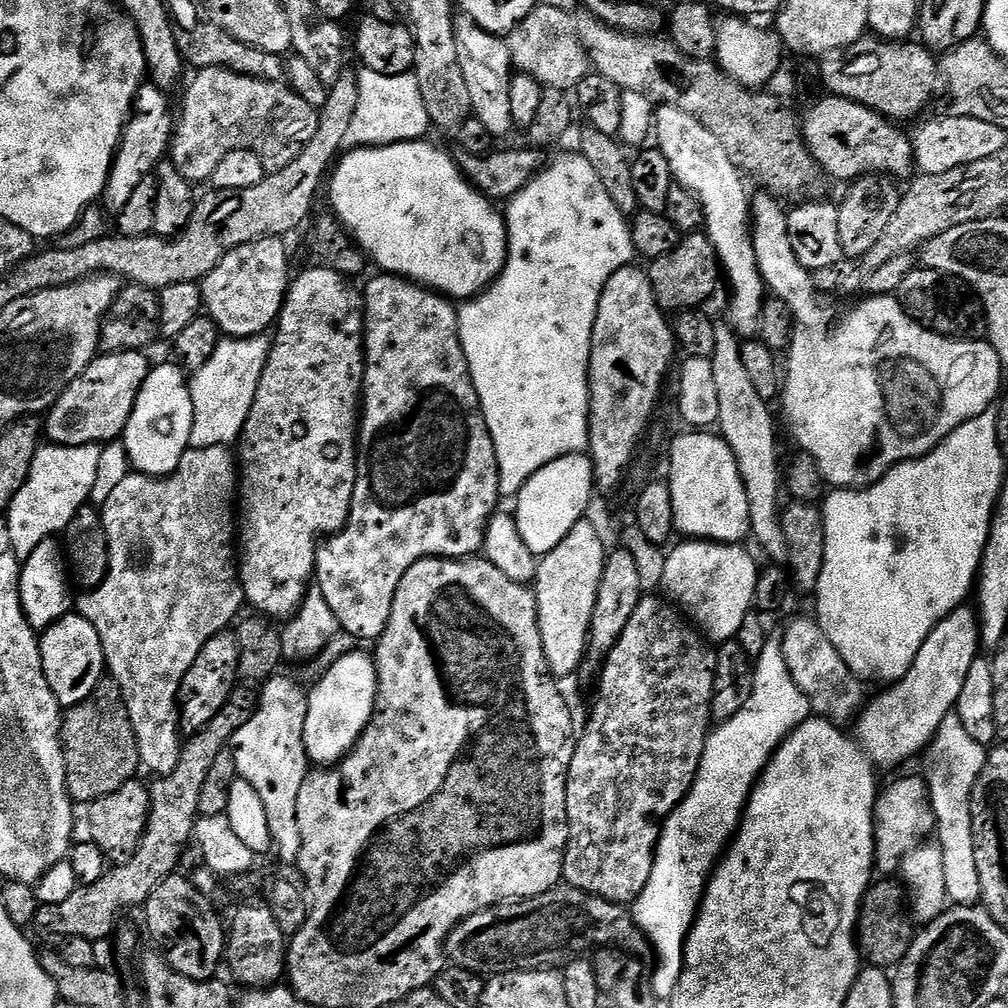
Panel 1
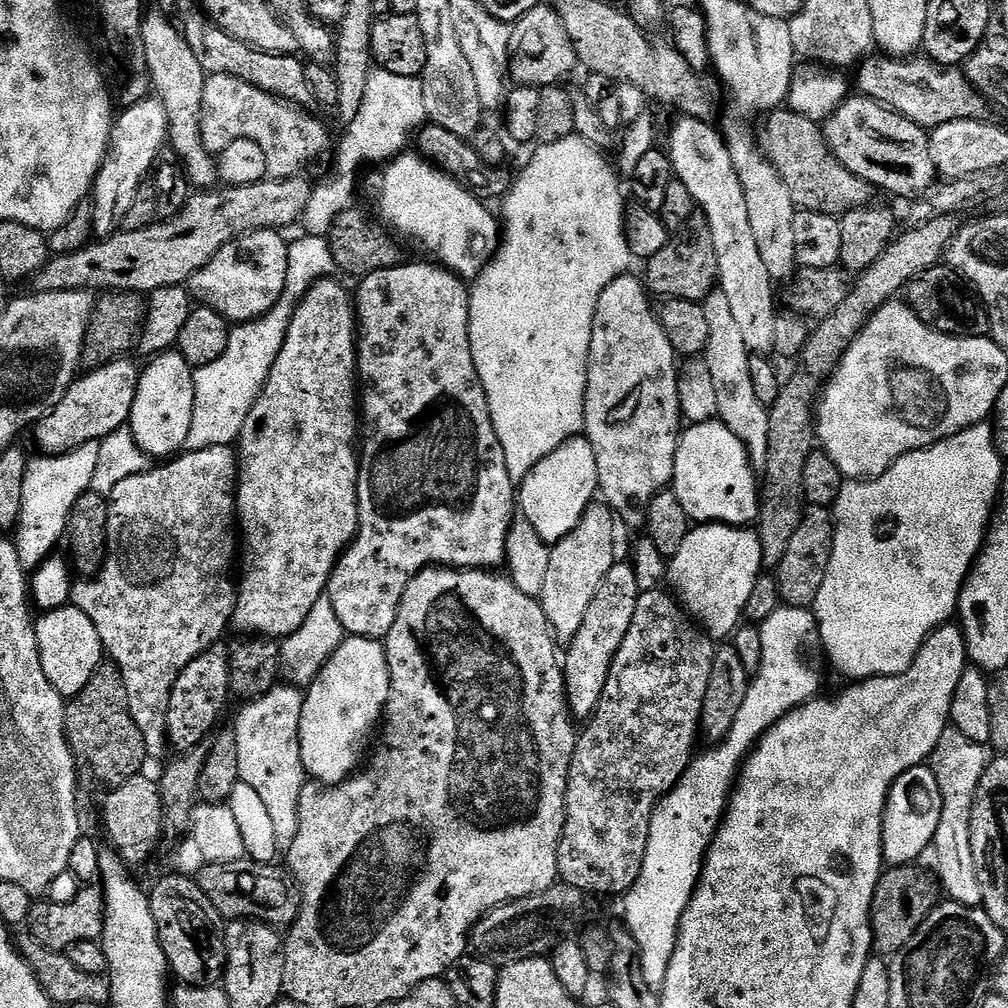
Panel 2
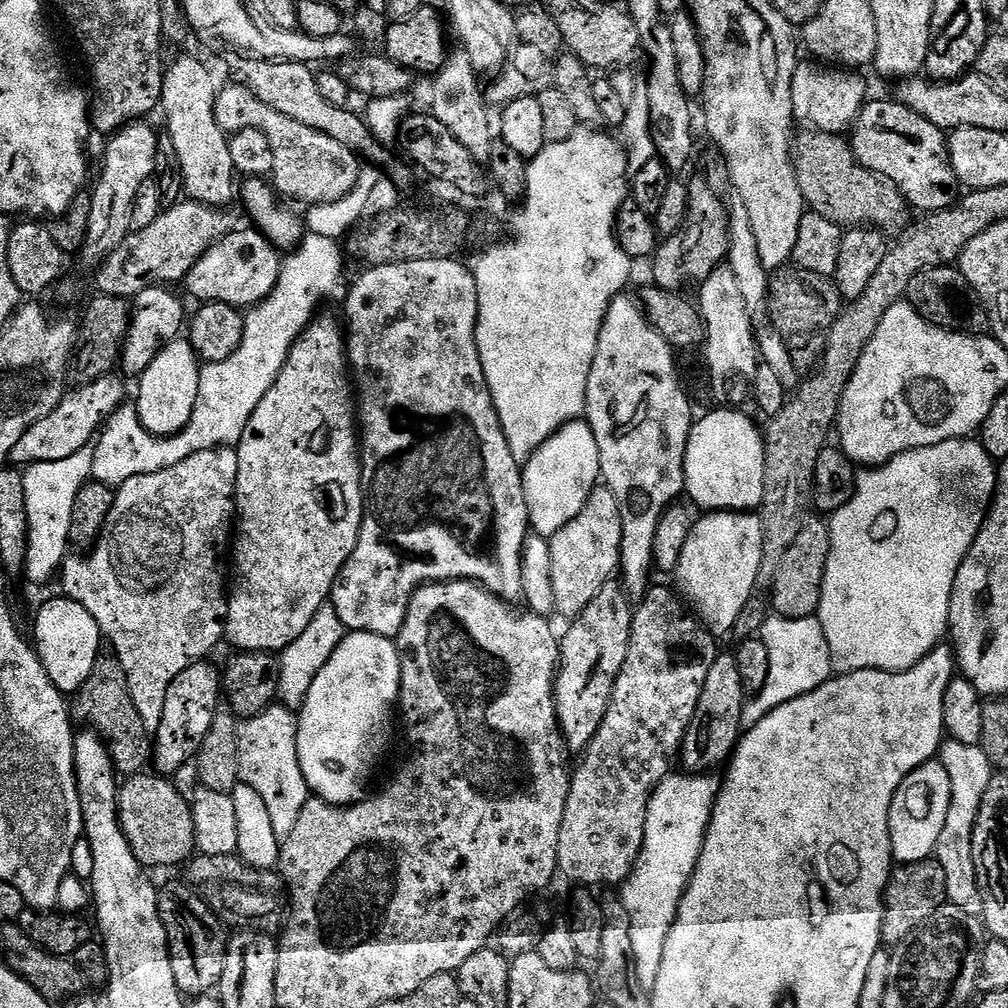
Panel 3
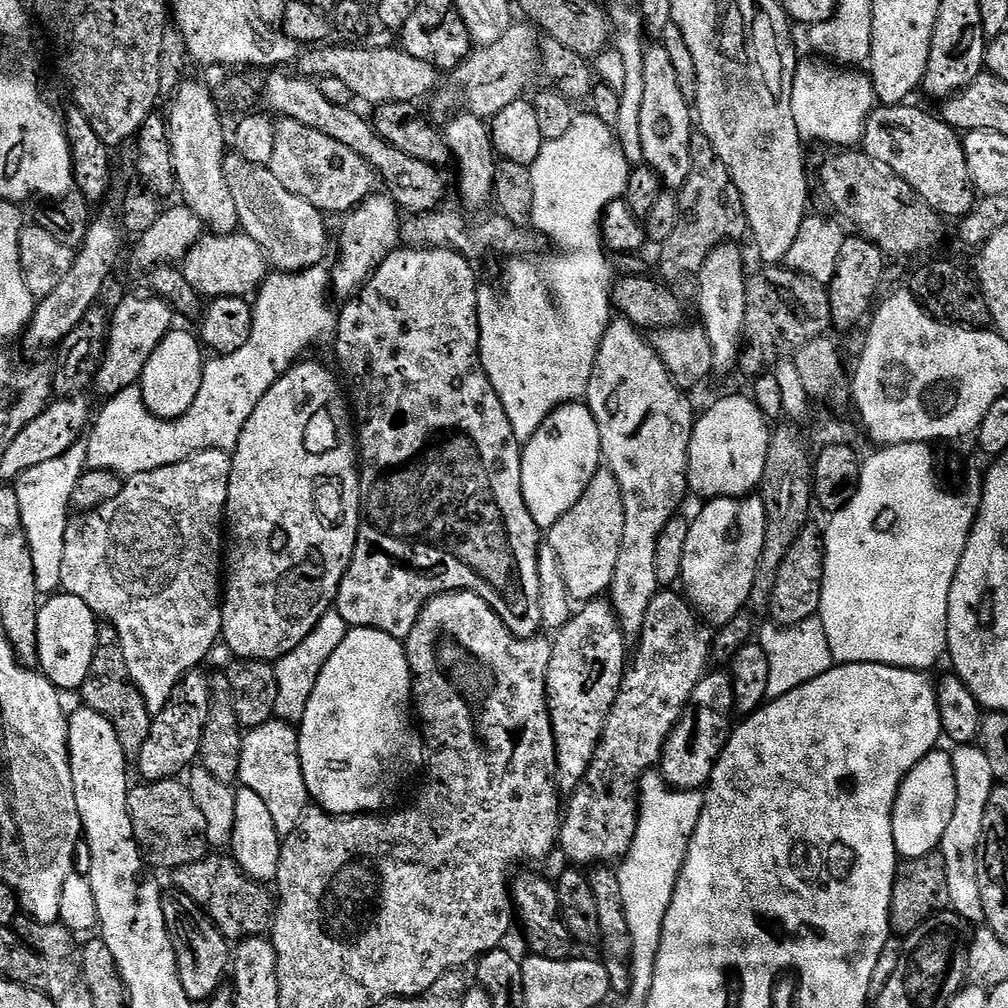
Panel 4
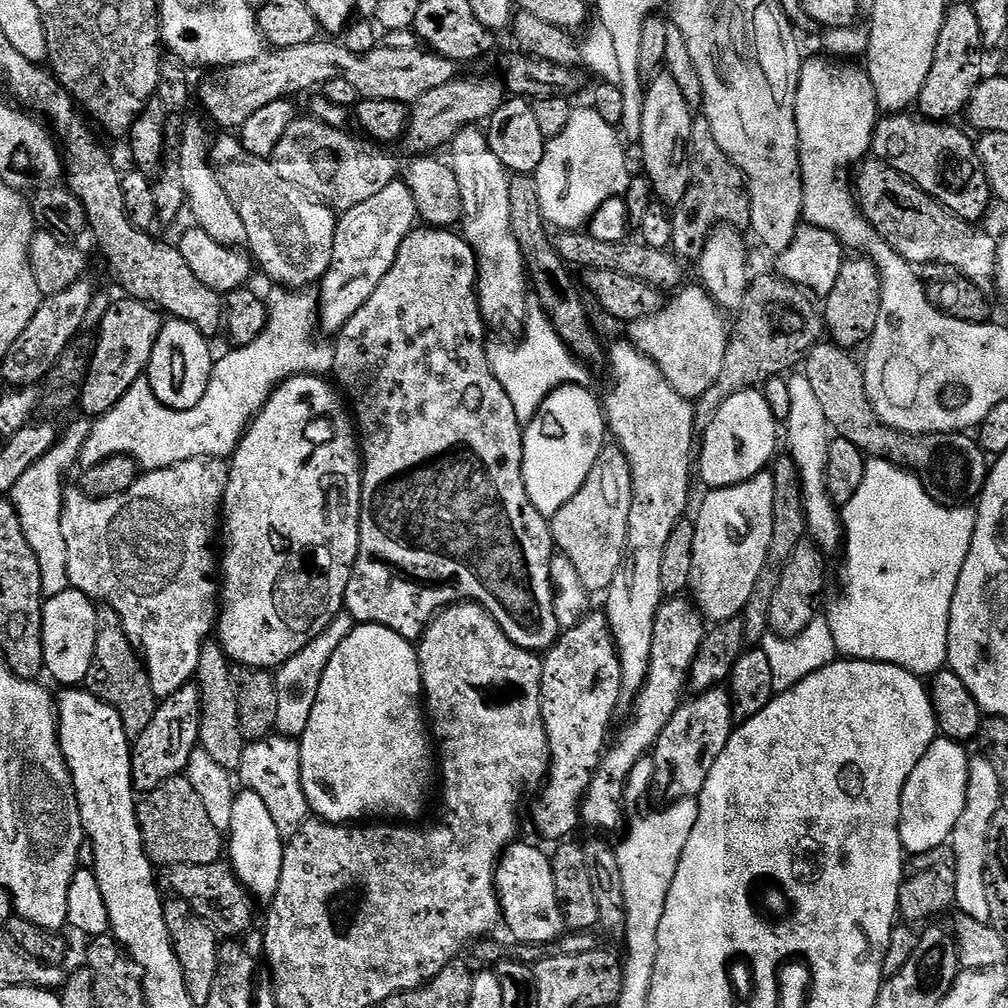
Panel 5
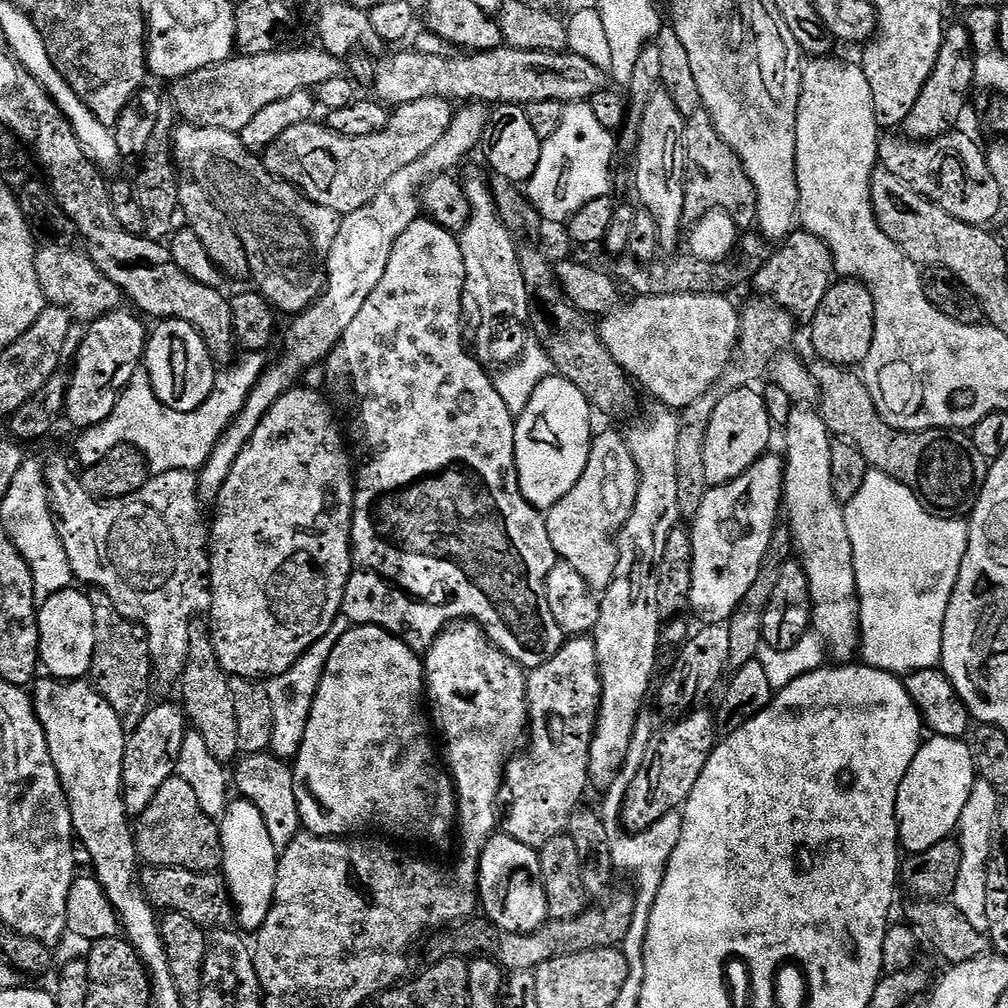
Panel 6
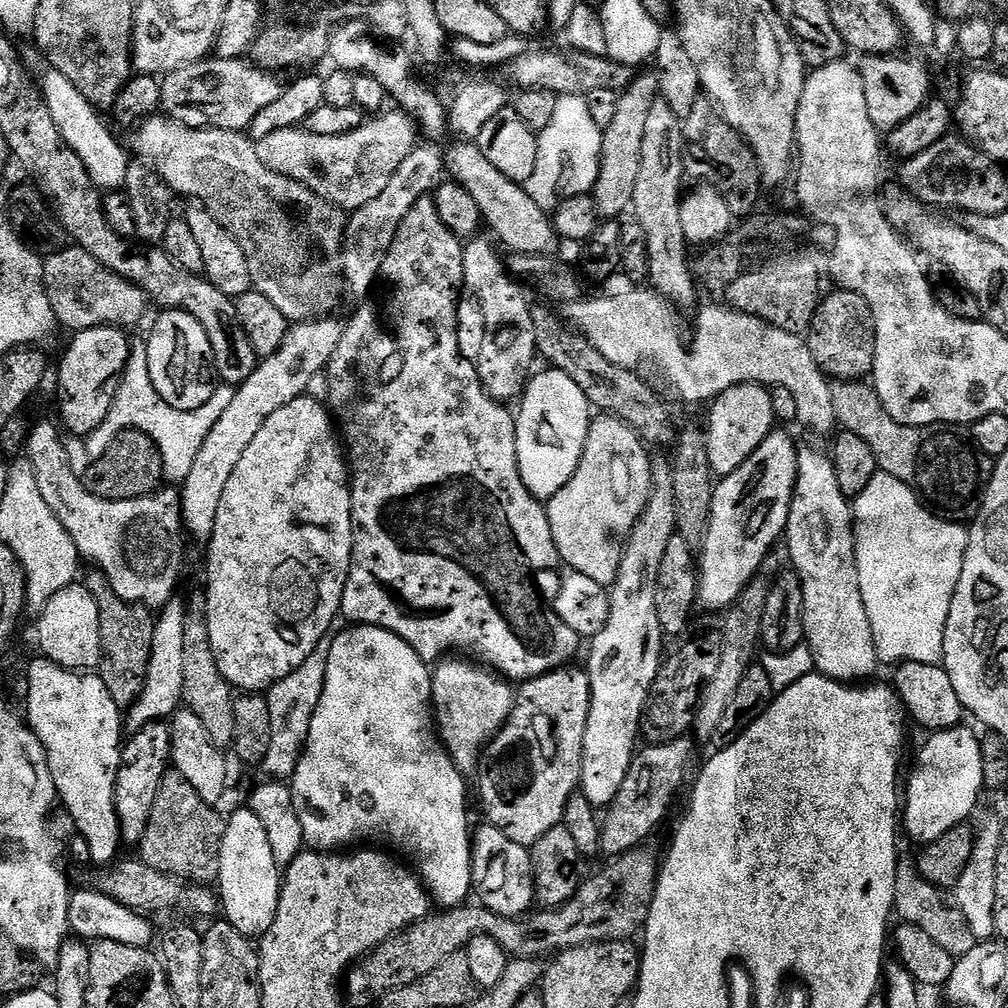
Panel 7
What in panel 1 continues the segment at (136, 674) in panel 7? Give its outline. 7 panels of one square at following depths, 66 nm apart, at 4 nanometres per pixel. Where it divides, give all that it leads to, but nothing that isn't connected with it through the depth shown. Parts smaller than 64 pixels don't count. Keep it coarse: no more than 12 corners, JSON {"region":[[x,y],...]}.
{"region":[[115,680],[63,713],[68,795],[106,798],[137,775]]}

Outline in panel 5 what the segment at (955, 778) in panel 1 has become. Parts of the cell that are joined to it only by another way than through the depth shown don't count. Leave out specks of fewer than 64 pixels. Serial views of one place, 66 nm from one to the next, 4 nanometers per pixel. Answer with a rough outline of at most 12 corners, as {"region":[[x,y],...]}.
{"region":[[968,761],[966,806],[950,847],[955,907],[988,920],[984,871],[1002,789],[994,766]]}

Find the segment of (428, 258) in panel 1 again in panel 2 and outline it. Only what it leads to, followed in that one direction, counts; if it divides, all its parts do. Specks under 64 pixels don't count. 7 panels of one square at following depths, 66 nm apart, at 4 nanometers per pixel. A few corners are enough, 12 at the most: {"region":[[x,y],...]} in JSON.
{"region":[[419,154],[380,176],[379,219],[475,281],[502,228]]}

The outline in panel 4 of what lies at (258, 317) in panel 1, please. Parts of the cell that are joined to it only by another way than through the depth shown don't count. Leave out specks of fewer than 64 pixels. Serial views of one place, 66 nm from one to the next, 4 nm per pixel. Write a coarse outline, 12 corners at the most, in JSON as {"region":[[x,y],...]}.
{"region":[[237,230],[205,234],[184,255],[201,298],[251,297],[264,251]]}

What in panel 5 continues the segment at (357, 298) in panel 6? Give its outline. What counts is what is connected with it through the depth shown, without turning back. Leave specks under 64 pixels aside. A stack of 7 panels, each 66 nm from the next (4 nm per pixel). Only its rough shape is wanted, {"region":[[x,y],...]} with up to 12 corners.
{"region":[[398,182],[337,219],[318,324],[339,333],[417,227]]}

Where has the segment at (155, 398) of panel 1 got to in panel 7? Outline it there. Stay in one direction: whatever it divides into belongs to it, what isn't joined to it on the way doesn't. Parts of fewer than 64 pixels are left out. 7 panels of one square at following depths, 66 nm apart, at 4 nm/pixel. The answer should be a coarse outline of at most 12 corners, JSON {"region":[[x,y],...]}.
{"region":[[188,312],[159,313],[150,378],[178,410],[218,387],[210,340]]}

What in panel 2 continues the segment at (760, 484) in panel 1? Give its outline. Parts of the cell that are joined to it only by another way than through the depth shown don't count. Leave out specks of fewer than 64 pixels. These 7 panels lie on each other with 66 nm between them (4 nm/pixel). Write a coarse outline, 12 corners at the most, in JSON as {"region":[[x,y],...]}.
{"region":[[730,301],[702,303],[715,415],[766,466],[768,408],[750,382],[750,353]]}

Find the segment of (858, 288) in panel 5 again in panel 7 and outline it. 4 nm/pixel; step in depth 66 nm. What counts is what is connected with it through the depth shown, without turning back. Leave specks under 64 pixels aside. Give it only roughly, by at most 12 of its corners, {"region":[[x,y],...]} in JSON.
{"region":[[838,288],[821,299],[806,333],[833,381],[872,371],[872,308]]}

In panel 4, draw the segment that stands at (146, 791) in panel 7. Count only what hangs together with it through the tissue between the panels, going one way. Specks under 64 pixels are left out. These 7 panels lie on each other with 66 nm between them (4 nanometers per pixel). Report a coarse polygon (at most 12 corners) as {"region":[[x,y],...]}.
{"region":[[187,672],[134,758],[141,781],[197,763],[209,677]]}

